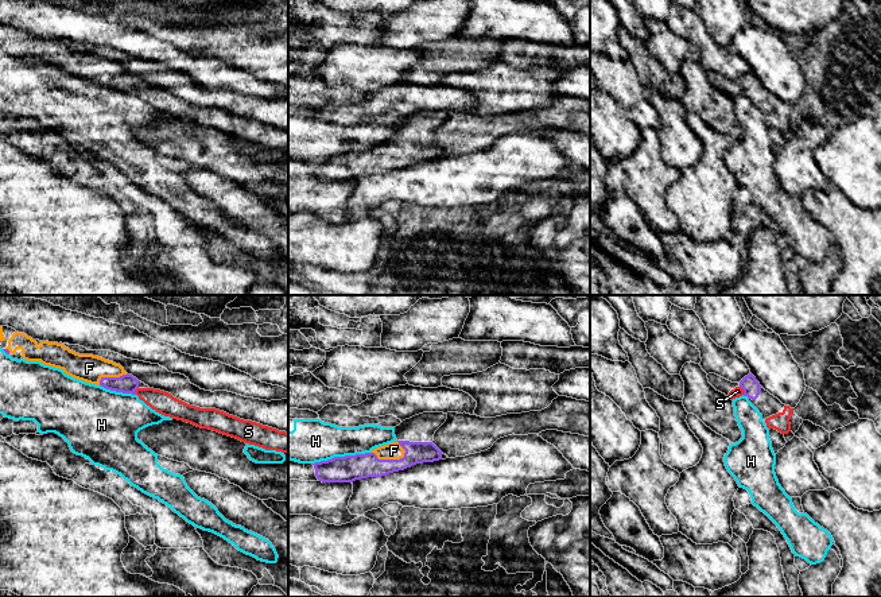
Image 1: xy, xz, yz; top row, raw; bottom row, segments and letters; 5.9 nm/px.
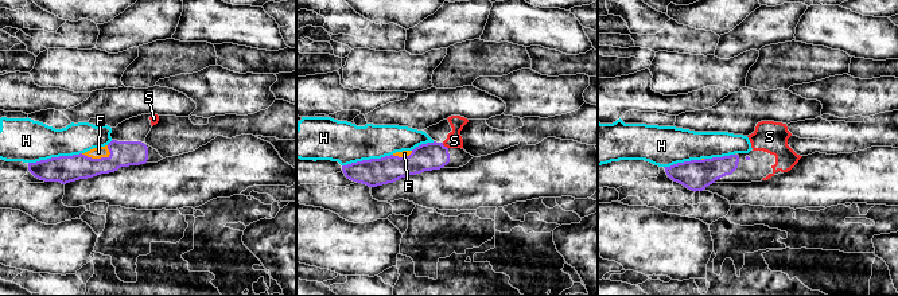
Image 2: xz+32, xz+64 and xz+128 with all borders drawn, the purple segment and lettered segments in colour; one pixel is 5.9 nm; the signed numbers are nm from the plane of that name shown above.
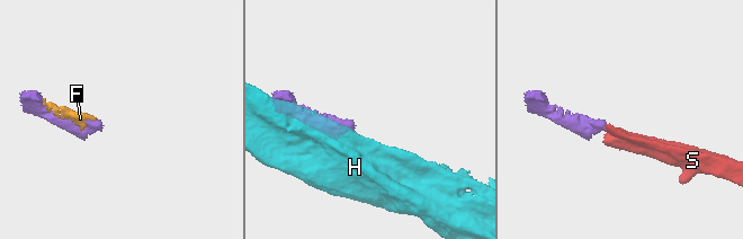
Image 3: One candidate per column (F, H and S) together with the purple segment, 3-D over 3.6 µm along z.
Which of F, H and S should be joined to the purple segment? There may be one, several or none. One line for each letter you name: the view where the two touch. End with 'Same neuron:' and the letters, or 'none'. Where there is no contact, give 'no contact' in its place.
F: contact in xz
S: contact in yz
Same neuron: F, S

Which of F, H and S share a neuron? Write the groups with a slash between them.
F S / H

